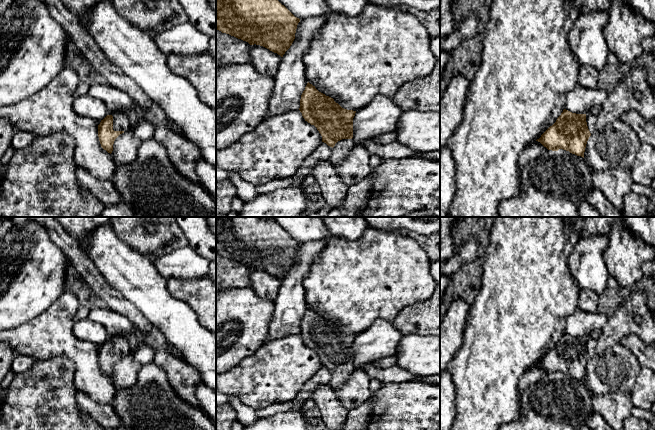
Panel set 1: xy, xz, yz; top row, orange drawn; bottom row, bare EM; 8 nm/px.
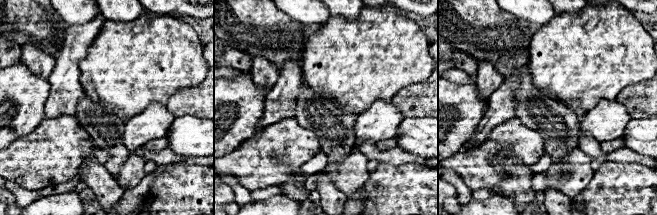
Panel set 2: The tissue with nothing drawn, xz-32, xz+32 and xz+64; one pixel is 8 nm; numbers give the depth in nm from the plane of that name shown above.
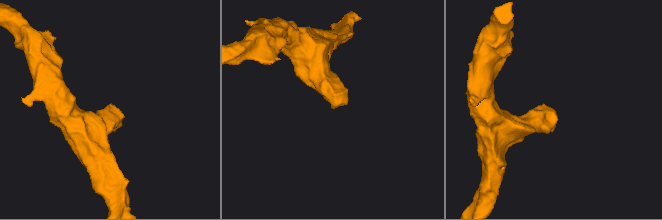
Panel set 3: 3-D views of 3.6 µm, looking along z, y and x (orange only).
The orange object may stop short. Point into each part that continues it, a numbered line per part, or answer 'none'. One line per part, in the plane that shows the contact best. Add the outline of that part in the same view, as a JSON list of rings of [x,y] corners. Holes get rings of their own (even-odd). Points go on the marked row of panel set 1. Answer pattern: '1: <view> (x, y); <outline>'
1: xy (121, 122); [[[116,113],[113,115],[113,130],[128,131],[131,127],[128,117],[124,113]]]

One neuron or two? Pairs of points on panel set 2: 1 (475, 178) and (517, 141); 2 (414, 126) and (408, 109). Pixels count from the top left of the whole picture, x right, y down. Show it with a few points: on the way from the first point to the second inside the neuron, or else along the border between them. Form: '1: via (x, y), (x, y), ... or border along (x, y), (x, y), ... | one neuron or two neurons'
1: via (476, 165), (500, 141), (504, 141) | one neuron
2: border along (404, 116), (427, 117) | two neurons

